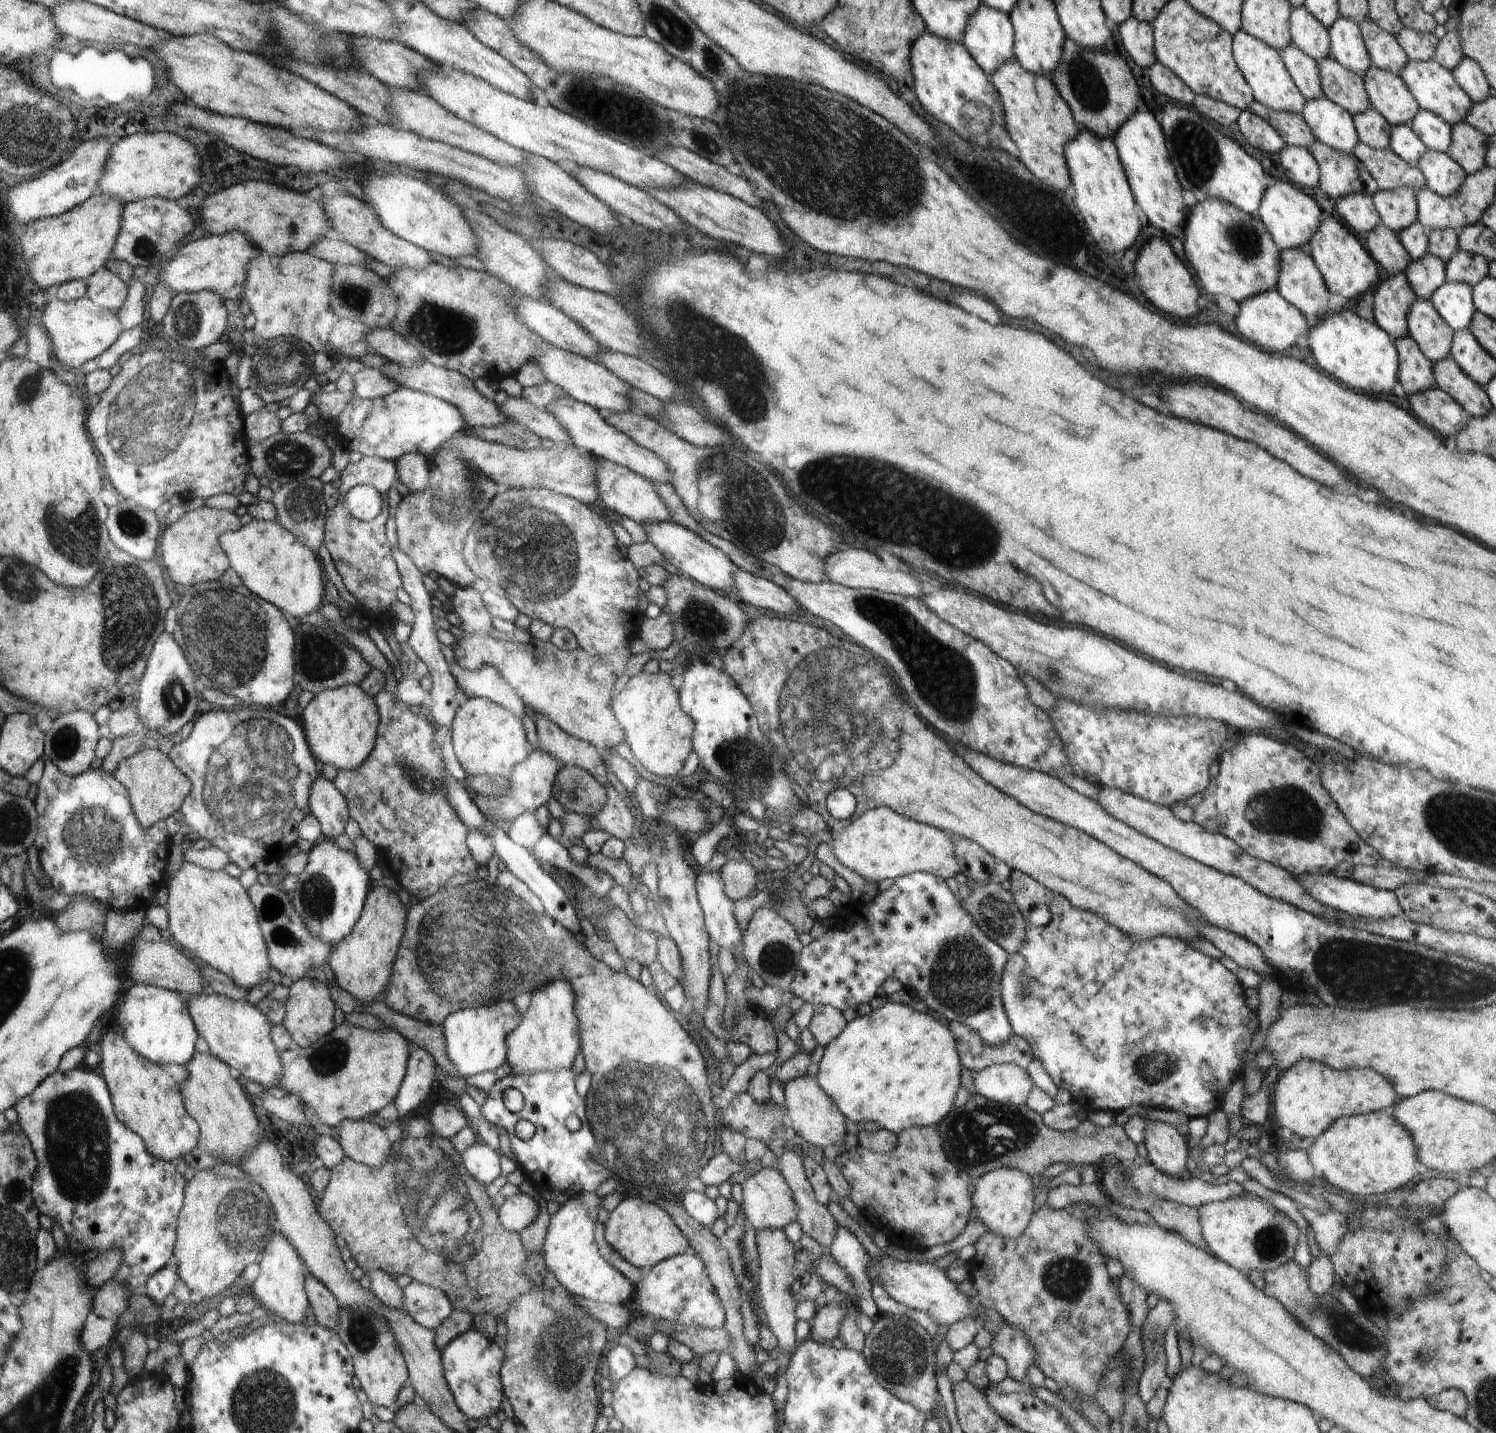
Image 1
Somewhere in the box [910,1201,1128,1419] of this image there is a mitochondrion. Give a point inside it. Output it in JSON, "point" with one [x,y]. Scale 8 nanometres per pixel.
{"point":[1068,1278]}

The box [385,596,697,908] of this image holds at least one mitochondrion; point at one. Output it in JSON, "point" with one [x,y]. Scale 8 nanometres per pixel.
{"point":[419,777]}

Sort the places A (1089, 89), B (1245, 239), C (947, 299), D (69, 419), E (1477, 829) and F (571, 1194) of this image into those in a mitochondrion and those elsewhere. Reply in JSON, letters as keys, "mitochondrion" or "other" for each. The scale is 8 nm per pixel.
{"A":"mitochondrion","B":"mitochondrion","C":"other","D":"other","E":"mitochondrion","F":"other"}

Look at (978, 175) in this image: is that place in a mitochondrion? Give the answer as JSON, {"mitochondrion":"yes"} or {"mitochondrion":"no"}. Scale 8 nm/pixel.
{"mitochondrion":"no"}

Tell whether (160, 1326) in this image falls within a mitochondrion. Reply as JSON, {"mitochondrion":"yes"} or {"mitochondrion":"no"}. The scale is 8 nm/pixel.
{"mitochondrion":"no"}

